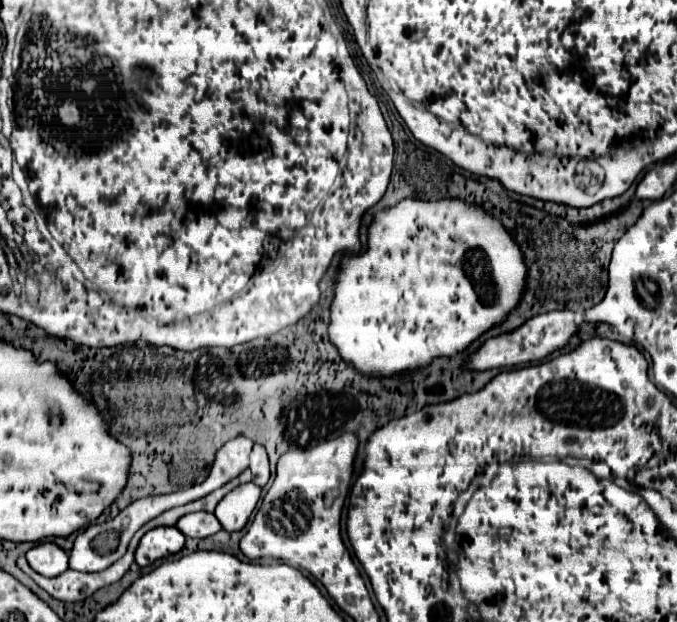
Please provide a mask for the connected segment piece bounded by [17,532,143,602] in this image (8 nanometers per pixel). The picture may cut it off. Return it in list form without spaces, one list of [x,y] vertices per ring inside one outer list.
[[[137,532],[125,552],[123,558],[119,558],[113,566],[109,566],[107,570],[103,572],[95,572],[95,574],[85,574],[85,572],[75,572],[75,570],[67,570],[63,572],[61,576],[57,578],[45,578],[45,576],[39,576],[37,572],[33,572],[27,564],[25,558],[17,558],[17,566],[29,576],[35,580],[37,586],[41,586],[45,592],[49,592],[53,598],[57,600],[65,600],[65,602],[79,602],[79,600],[85,600],[89,598],[93,592],[97,592],[99,588],[103,586],[109,586],[109,584],[115,584],[117,580],[123,578],[123,574],[129,570],[129,566],[133,564],[133,552],[139,544],[139,538],[141,538],[143,532]]]

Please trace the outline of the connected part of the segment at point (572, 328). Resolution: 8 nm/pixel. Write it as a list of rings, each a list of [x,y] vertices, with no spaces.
[[[571,310],[547,312],[547,314],[541,314],[541,316],[527,320],[515,332],[487,340],[483,344],[483,348],[479,348],[469,358],[467,366],[473,370],[489,370],[489,368],[503,368],[503,366],[511,368],[511,366],[519,366],[519,364],[539,362],[539,360],[545,360],[555,350],[565,348],[569,344],[569,340],[577,334],[577,330],[579,330],[579,322],[575,322],[575,312],[571,312]]]

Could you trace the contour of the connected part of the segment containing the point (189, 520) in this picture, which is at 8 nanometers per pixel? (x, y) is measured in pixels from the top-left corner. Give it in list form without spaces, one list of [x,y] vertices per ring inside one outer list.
[[[193,512],[193,514],[185,514],[183,518],[179,518],[177,528],[189,538],[207,538],[207,536],[217,534],[221,530],[221,524],[217,522],[215,514]]]

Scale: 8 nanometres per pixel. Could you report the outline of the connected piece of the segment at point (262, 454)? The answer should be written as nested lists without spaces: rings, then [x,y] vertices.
[[[259,444],[253,446],[249,470],[253,472],[253,482],[263,488],[267,484],[267,480],[269,480],[269,458],[267,458],[265,448],[259,446]]]

